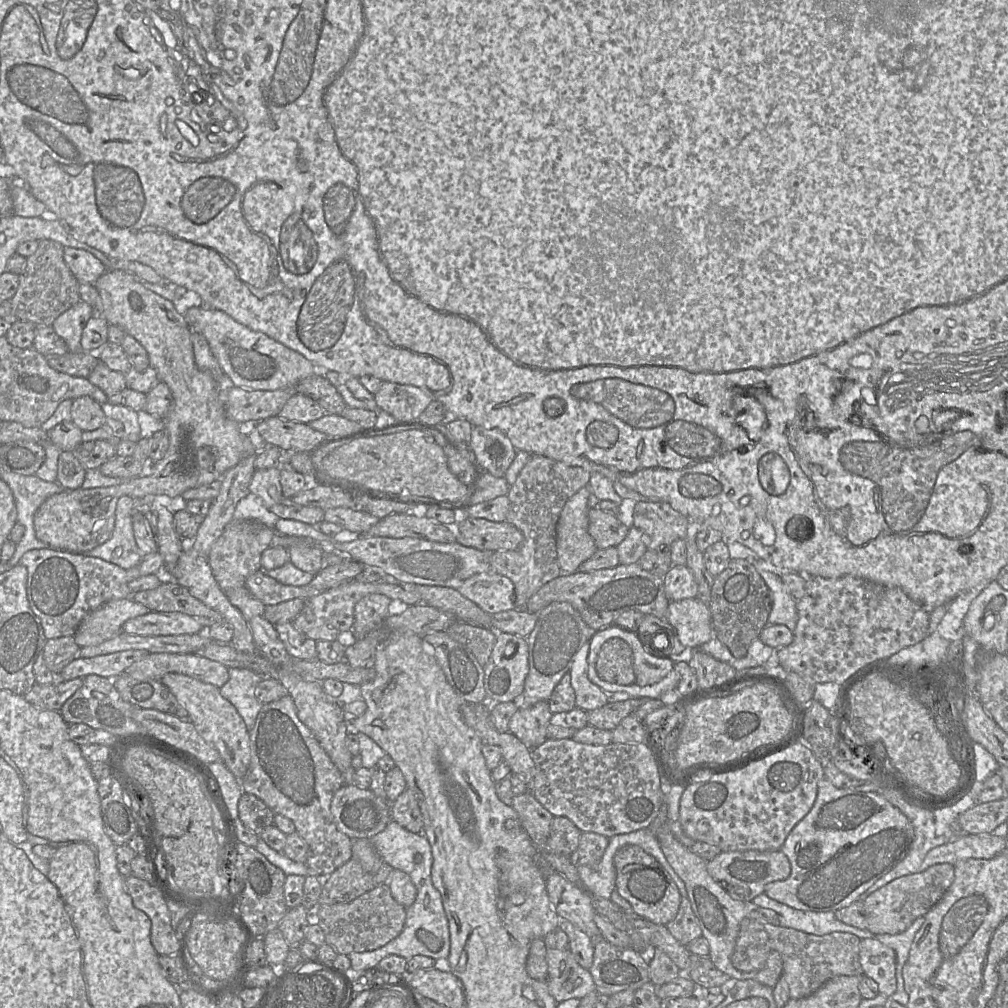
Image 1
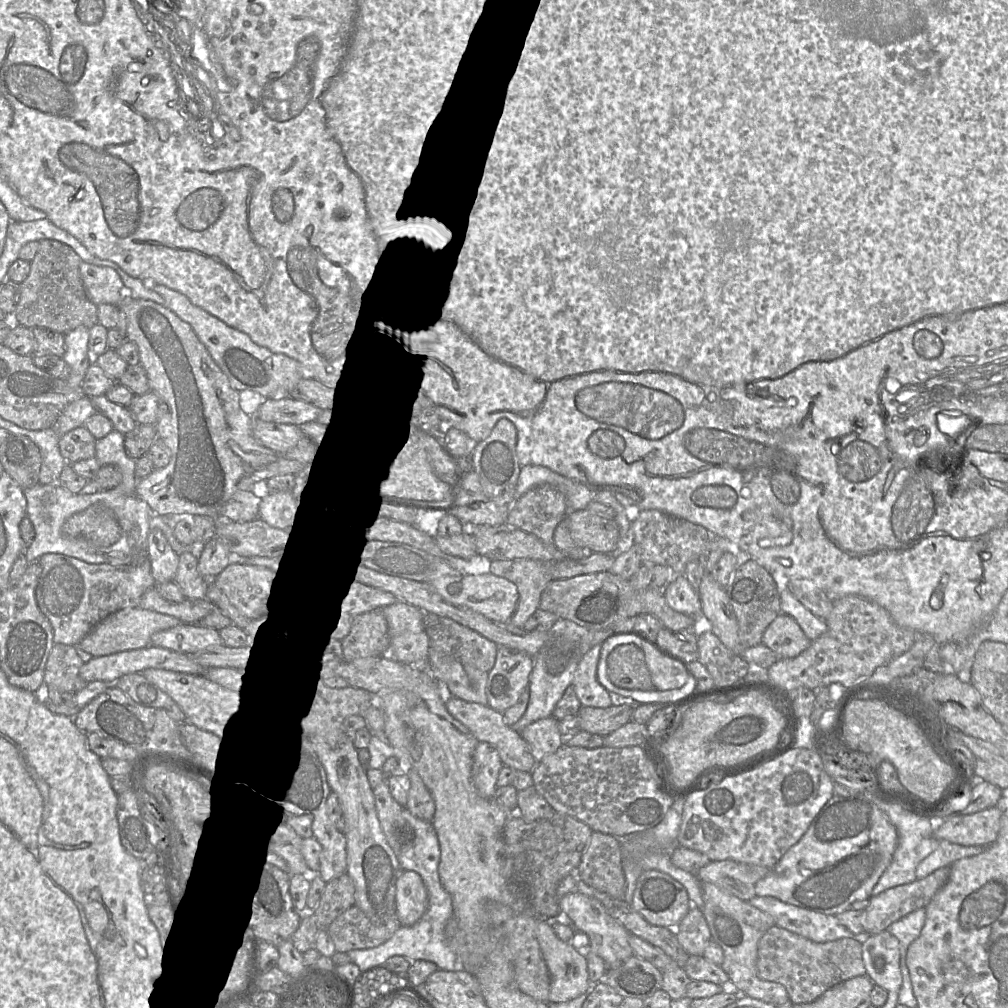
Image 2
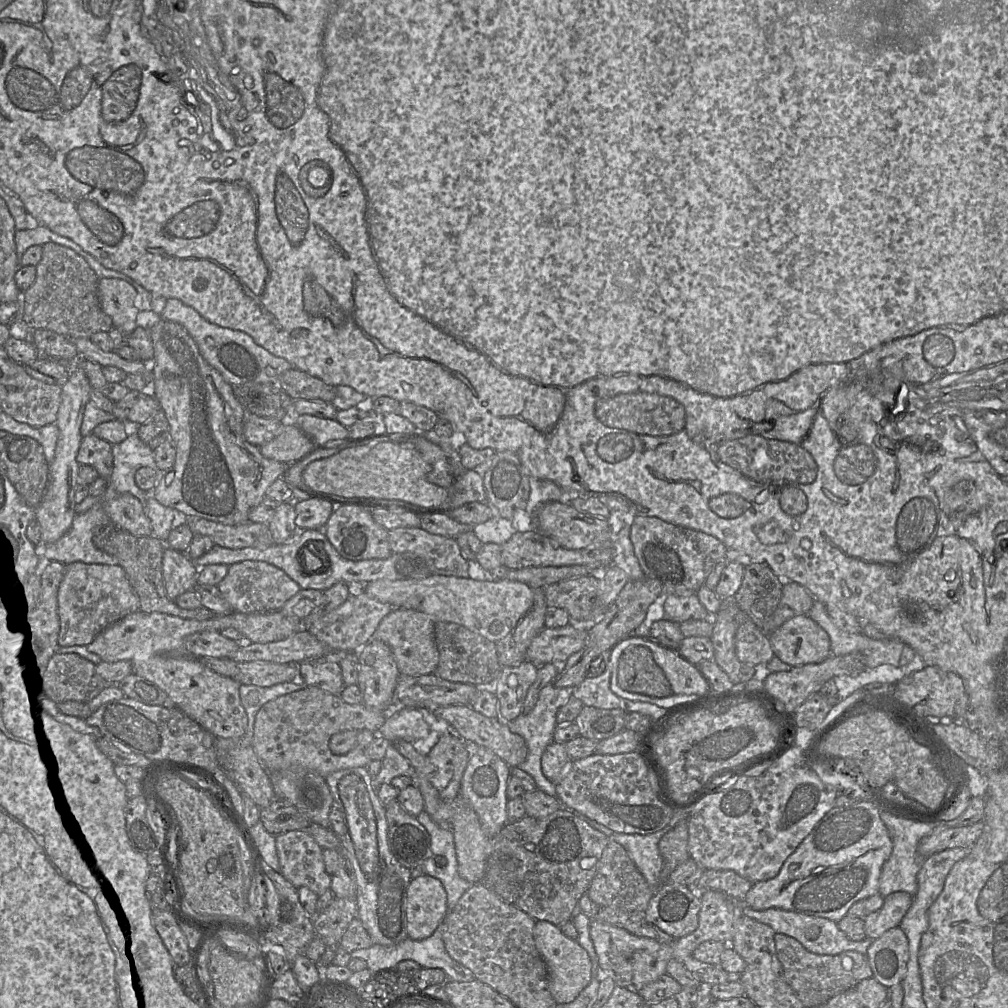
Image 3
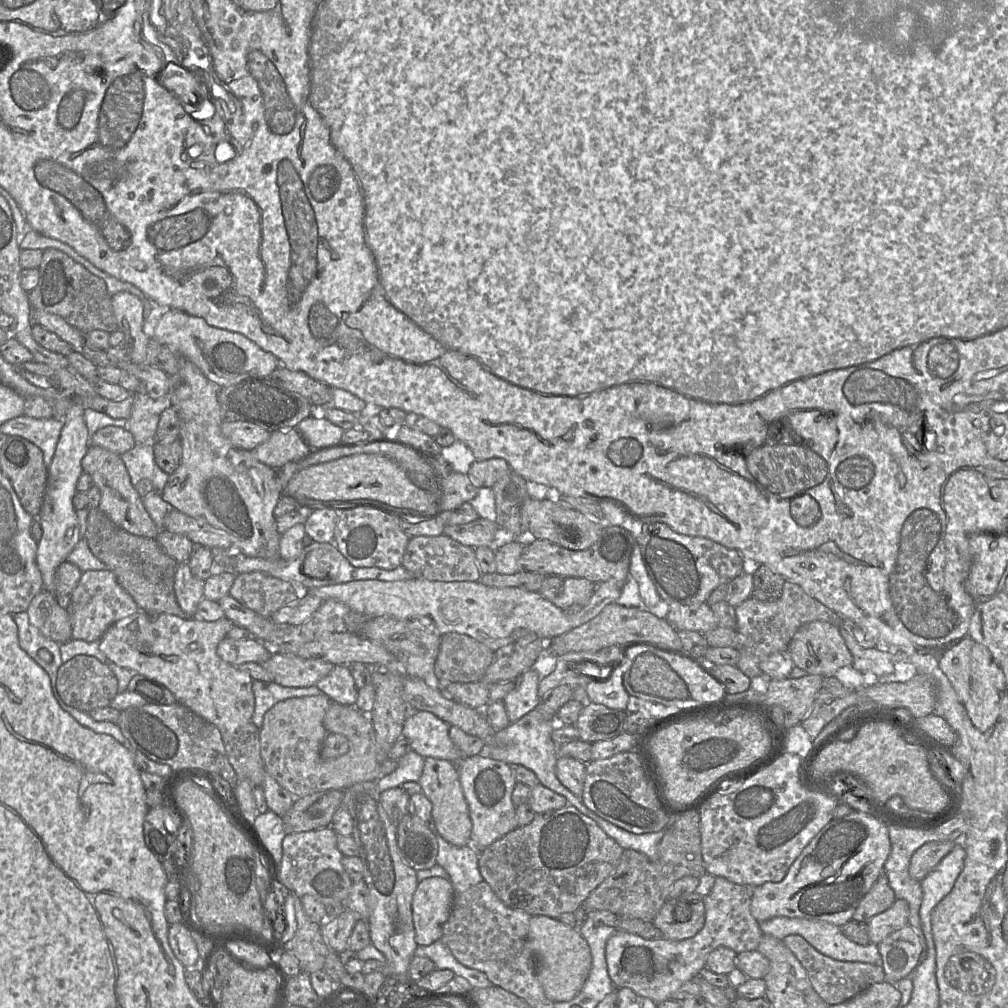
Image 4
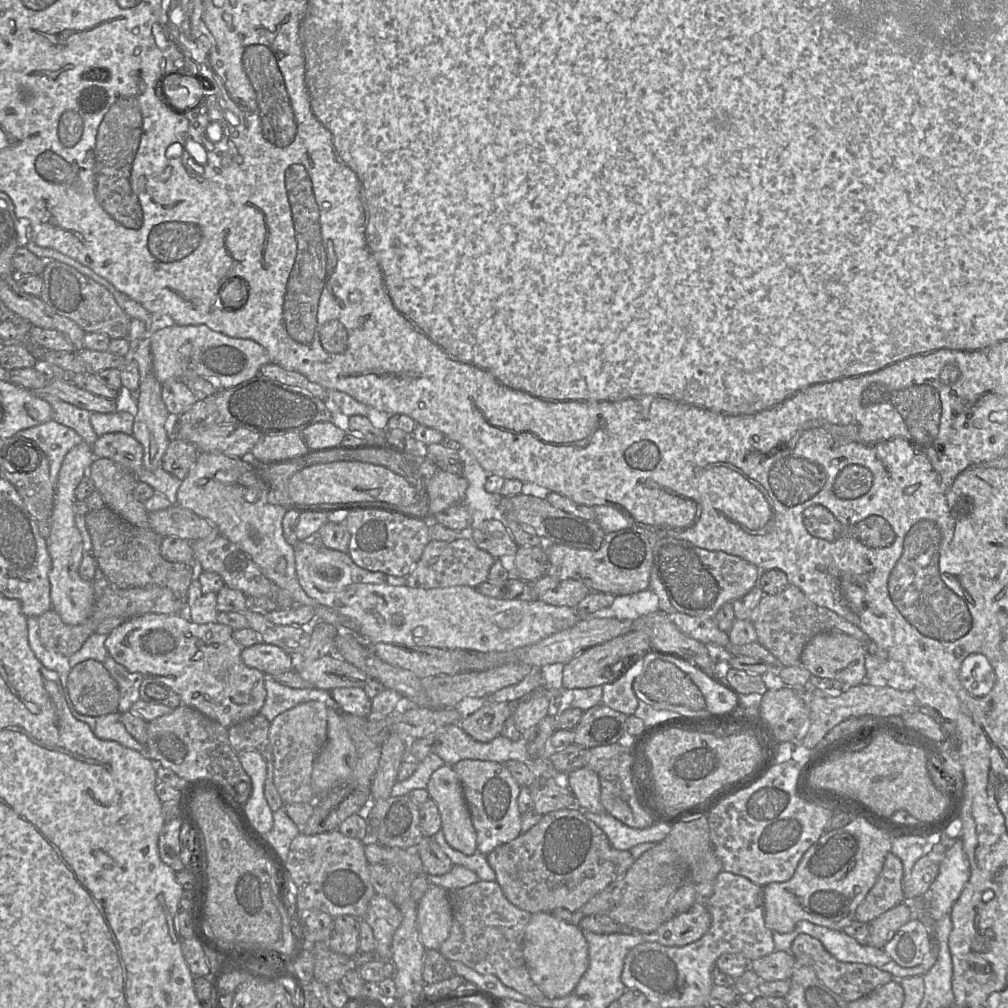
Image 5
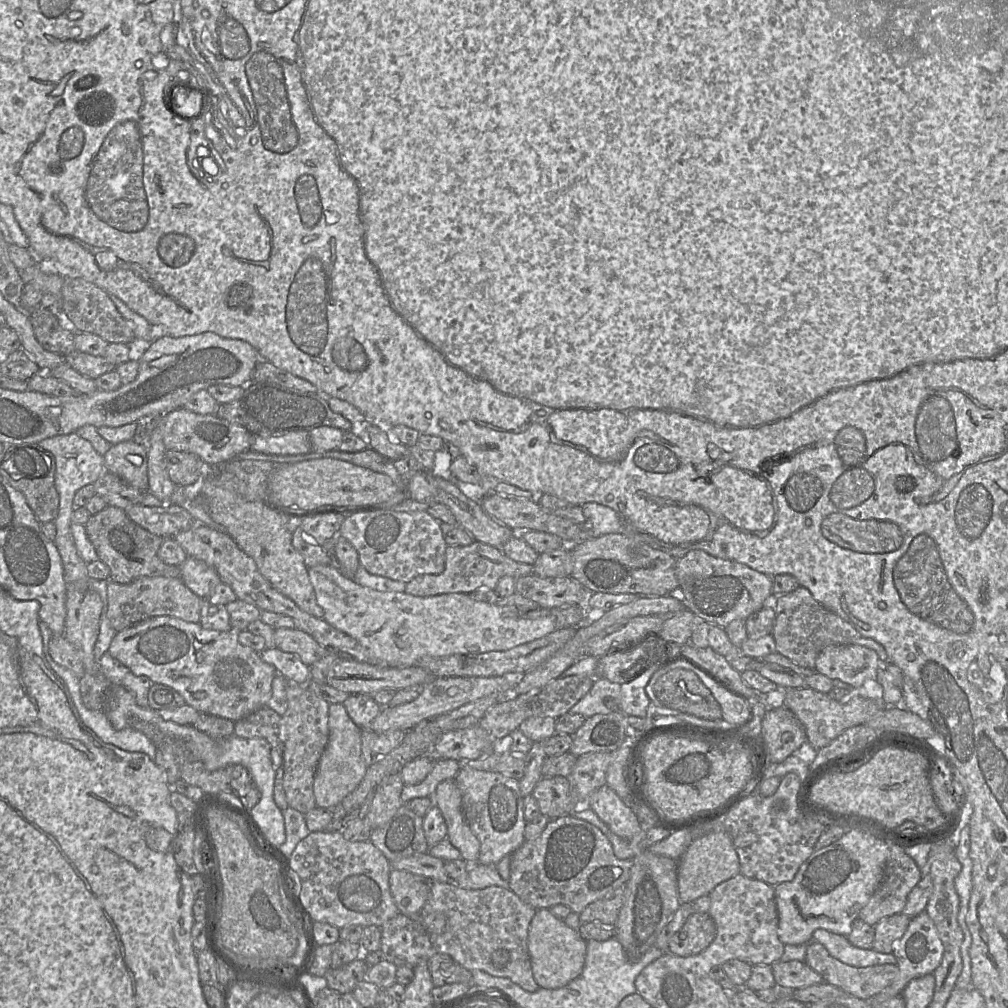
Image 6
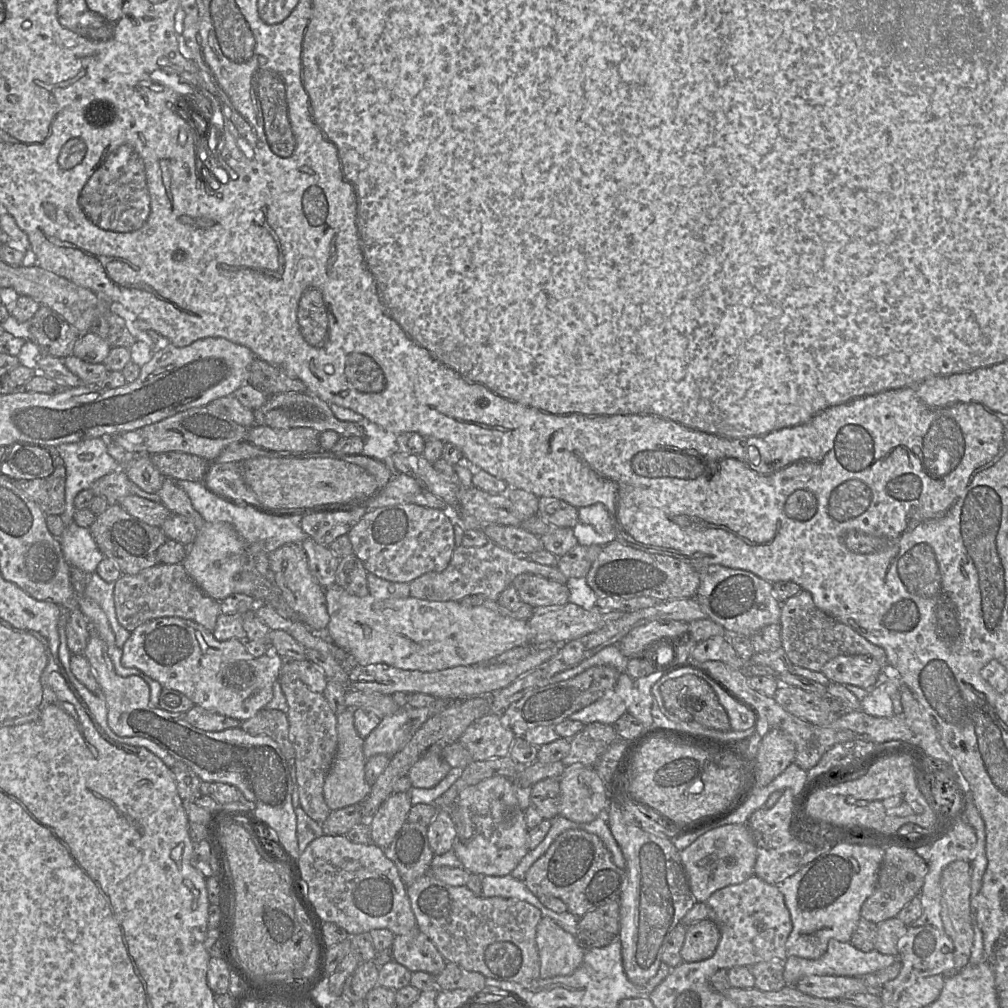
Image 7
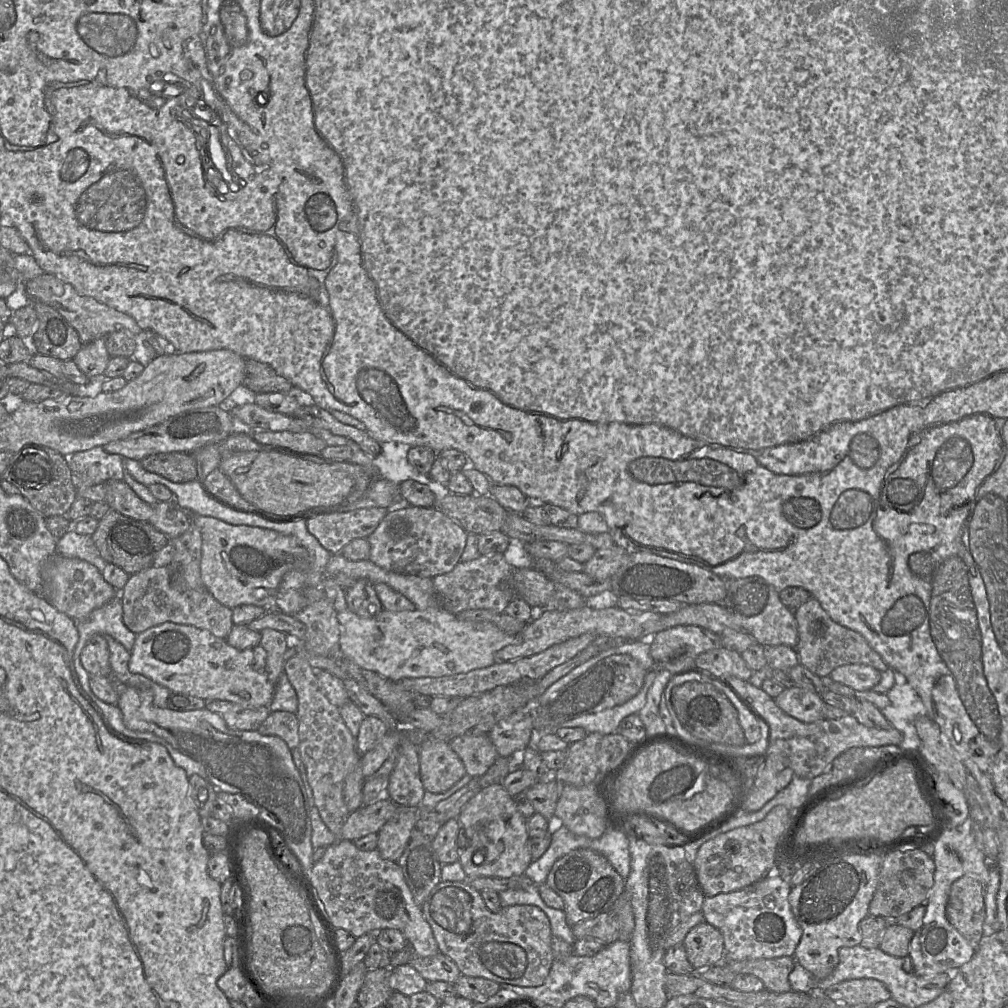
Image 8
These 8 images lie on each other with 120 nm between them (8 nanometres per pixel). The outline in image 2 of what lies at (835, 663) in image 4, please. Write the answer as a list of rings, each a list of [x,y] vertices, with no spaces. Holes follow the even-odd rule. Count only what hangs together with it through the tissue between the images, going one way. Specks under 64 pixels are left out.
[[[780,613],[765,630],[762,643],[779,658],[794,658],[812,643],[799,624],[791,616]]]

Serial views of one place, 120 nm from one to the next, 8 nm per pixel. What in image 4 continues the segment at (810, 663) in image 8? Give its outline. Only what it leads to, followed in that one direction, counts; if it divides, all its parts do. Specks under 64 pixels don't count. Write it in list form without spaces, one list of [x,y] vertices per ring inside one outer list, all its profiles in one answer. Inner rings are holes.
[[[785,581],[782,595],[779,599],[772,602],[762,602],[750,598],[735,607],[735,614],[737,619],[735,630],[742,636],[742,644],[740,644],[740,649],[738,650],[739,661],[737,662],[736,667],[750,679],[762,674],[762,671],[759,668],[761,660],[767,658],[769,655],[787,651],[791,639],[804,624],[813,621],[825,621],[832,625],[840,626],[842,619],[839,614],[810,597],[799,585],[790,581]]]

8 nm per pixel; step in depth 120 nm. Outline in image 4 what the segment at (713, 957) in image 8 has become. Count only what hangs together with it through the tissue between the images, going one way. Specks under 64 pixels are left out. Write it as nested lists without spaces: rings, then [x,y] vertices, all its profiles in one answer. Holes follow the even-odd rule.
[[[694,892],[668,898],[652,923],[661,931],[664,938],[691,938],[705,923],[704,897]]]

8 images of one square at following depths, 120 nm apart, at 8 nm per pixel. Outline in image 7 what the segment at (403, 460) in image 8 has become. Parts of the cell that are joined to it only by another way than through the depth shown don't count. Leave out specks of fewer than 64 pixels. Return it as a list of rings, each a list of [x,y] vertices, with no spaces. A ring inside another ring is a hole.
[[[365,420],[364,449],[362,454],[383,461],[393,472],[392,456],[398,450],[397,435],[378,424]]]

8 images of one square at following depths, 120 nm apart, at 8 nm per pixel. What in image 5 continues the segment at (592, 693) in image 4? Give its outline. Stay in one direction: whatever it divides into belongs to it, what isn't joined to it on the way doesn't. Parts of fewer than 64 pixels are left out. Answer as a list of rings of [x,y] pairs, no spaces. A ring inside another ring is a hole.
[[[639,660],[631,668],[622,673],[613,683],[602,685],[602,704],[625,715],[633,715],[637,709],[639,699],[635,695],[632,684],[636,677],[641,680],[644,660]]]

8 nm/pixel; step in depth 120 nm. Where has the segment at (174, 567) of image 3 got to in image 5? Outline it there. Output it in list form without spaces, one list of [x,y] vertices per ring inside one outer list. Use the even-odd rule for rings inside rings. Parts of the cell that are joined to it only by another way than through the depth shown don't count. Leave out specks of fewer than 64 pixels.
[[[197,577],[193,580],[187,591],[186,614],[188,619],[196,624],[217,623],[217,598],[215,593],[204,593]]]

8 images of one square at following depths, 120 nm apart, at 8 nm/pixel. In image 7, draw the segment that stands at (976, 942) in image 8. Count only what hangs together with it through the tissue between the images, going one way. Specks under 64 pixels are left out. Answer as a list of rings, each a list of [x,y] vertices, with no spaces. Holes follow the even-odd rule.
[[[953,861],[942,871],[941,880],[941,919],[944,930],[954,944],[954,967],[944,971],[943,975],[950,977],[969,964],[974,939],[971,918],[971,863]]]

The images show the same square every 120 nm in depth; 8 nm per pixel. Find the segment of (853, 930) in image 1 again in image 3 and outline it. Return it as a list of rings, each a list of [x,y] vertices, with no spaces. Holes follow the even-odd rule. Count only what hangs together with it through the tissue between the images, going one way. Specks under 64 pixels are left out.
[[[743,905],[743,913],[758,922],[769,925],[775,933],[781,933],[795,938],[807,950],[815,954],[836,955],[845,951],[857,951],[866,955],[869,946],[875,940],[869,937],[861,941],[851,940],[839,929],[836,922],[827,918],[806,915],[795,911],[780,908],[754,910],[747,905]]]

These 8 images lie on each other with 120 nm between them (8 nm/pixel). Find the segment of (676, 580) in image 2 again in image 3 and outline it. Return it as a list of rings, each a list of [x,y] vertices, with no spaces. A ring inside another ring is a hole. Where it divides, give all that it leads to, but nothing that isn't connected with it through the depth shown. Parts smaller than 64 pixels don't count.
[[[667,595],[664,603],[667,620],[682,623],[688,620],[709,620],[711,614],[694,595]]]

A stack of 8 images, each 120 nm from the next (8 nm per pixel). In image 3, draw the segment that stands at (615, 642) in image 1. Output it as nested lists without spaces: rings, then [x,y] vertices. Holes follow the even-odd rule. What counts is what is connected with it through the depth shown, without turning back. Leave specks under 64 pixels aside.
[[[625,641],[625,643],[621,642],[613,650],[618,648],[619,646],[621,651],[621,656],[619,658],[618,668],[617,668],[617,682],[622,690],[656,698],[665,698],[674,695],[671,689],[671,685],[667,680],[663,670],[656,664],[653,655],[649,650],[645,648],[637,648],[636,643],[631,641],[630,642]]]

